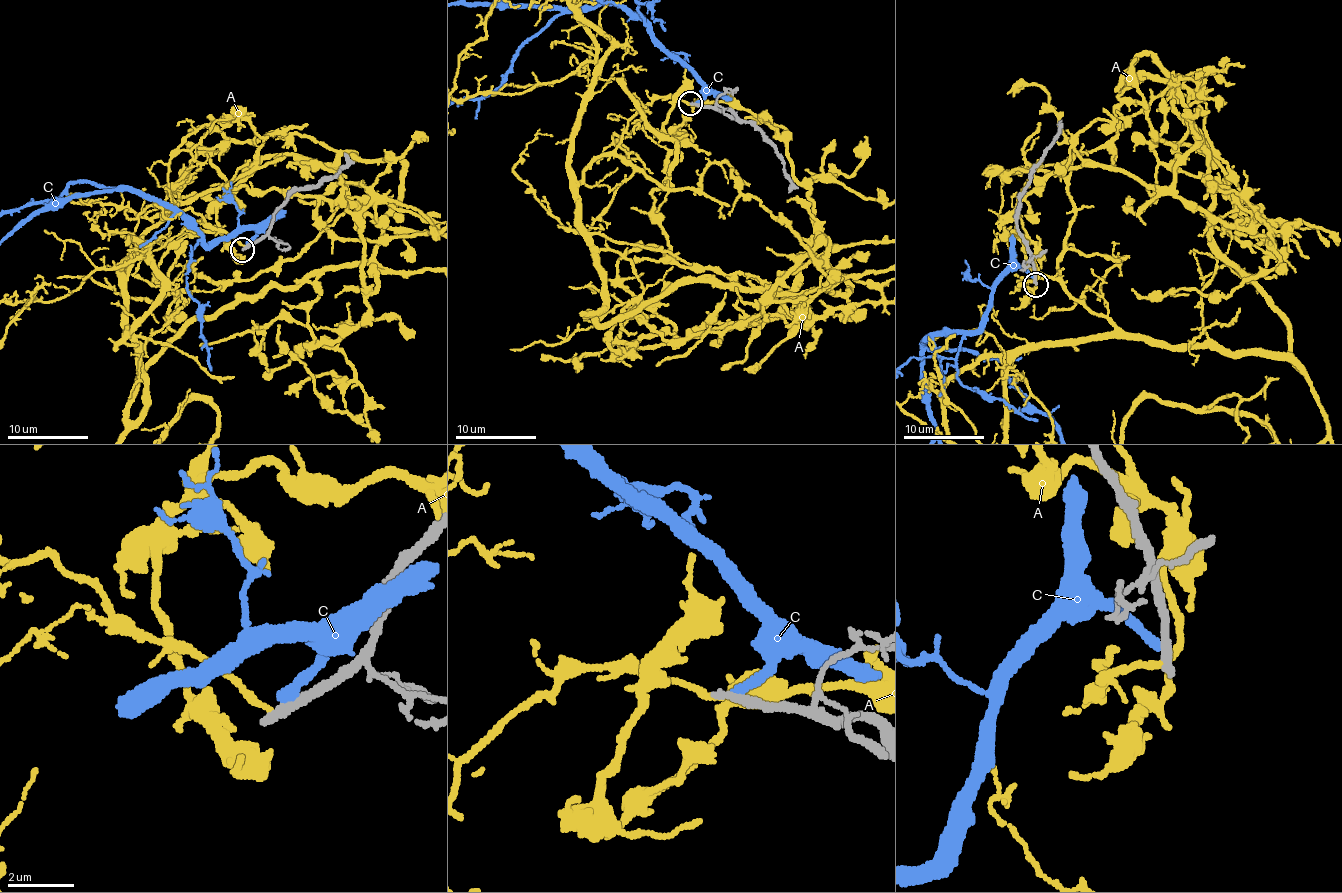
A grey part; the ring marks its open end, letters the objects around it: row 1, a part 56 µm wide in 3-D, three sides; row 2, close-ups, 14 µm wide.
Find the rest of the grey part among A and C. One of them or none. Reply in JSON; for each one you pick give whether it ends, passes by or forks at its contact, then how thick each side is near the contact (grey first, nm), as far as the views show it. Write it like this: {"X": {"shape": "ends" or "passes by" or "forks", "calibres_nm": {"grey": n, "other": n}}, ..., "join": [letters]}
{"join": []}

